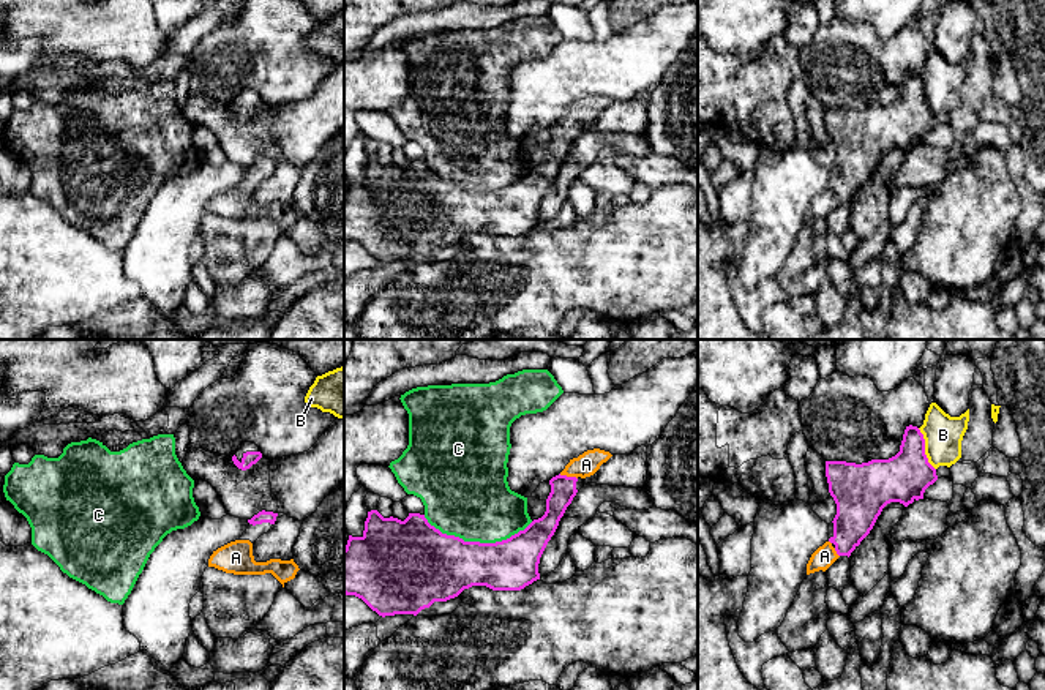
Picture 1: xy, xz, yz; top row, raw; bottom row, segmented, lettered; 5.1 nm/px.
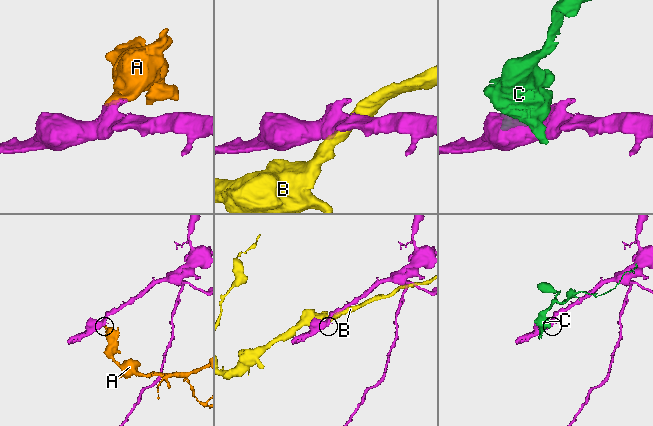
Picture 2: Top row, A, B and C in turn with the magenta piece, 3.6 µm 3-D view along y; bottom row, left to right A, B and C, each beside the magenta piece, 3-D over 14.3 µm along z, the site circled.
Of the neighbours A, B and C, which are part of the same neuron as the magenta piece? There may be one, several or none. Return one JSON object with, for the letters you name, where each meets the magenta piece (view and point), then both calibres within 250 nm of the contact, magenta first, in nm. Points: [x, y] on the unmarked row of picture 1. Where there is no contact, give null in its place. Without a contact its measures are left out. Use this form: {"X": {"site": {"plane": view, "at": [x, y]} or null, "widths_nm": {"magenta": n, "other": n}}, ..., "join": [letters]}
{"A": {"site": {"plane": "xz", "at": [569, 123]}, "widths_nm": {"magenta": 130, "other": 120}}, "join": ["A"]}

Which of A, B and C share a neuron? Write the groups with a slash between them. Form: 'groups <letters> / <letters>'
groups A / B / C

